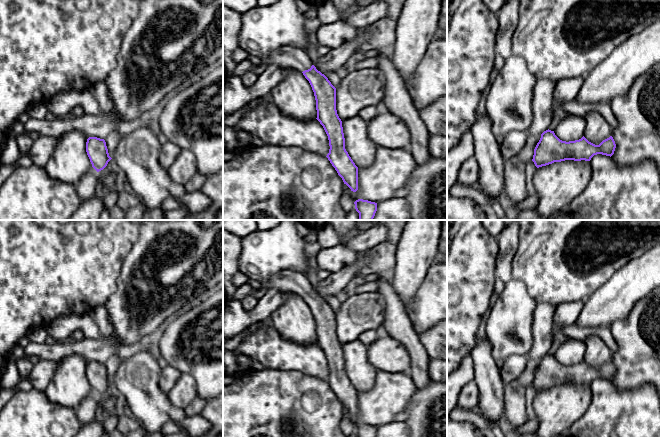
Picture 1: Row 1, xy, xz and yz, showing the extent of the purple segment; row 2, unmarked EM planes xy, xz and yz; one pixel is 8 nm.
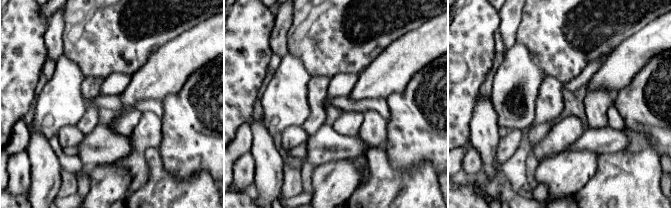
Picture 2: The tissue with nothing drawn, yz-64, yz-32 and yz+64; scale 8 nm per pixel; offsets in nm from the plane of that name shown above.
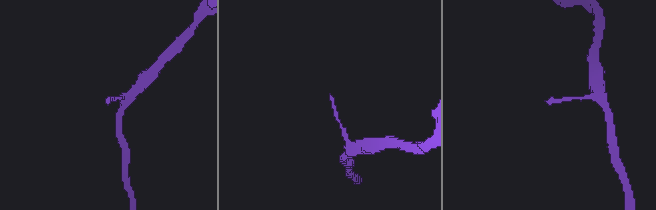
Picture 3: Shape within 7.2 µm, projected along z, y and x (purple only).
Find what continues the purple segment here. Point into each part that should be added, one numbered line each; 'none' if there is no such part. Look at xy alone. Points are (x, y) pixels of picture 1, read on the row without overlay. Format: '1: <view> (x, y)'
none

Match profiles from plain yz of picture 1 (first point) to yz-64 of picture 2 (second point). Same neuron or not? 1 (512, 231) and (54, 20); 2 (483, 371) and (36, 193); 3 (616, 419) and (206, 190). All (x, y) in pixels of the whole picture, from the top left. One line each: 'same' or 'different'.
1: same
2: same
3: same

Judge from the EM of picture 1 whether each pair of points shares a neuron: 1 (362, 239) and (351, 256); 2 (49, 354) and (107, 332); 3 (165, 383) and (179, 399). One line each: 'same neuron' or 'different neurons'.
1: different neurons
2: same neuron
3: different neurons

